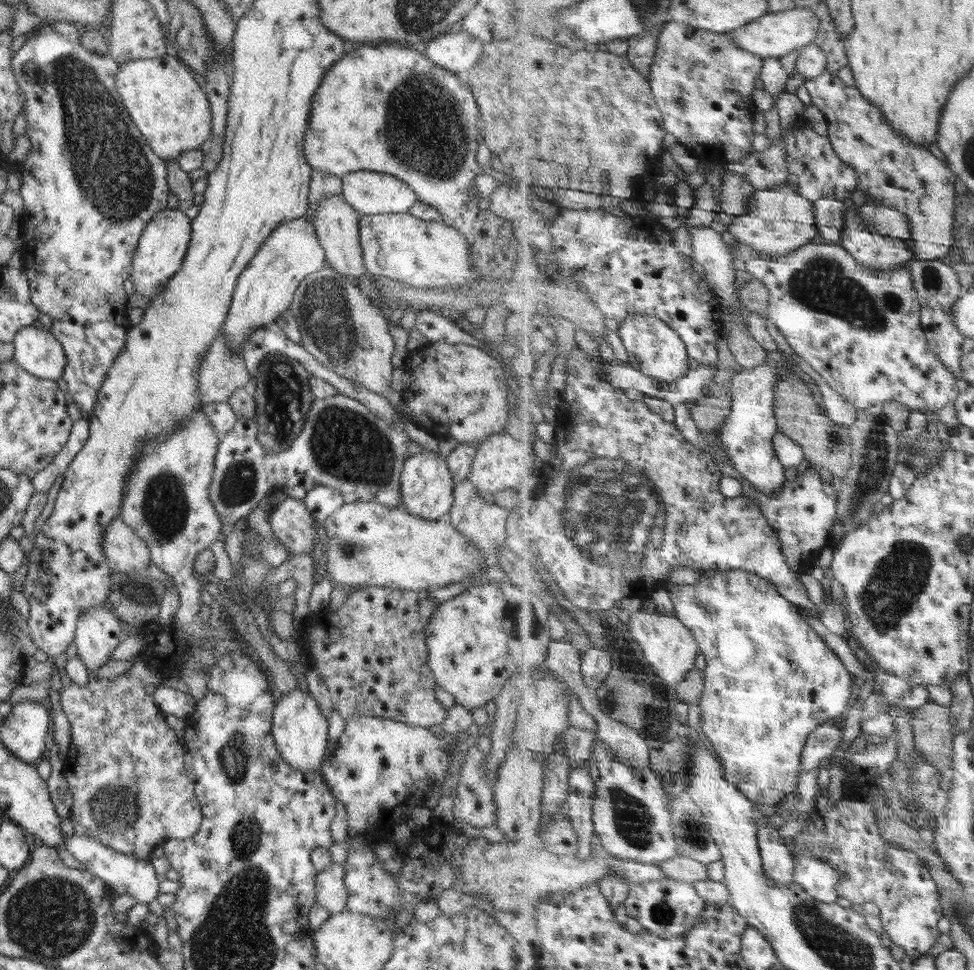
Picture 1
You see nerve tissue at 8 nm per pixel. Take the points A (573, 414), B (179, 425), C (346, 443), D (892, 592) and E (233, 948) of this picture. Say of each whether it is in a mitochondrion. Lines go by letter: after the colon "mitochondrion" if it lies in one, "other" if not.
A: other
B: other
C: mitochondrion
D: mitochondrion
E: mitochondrion

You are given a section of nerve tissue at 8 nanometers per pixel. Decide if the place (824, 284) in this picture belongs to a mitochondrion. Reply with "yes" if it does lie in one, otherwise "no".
yes

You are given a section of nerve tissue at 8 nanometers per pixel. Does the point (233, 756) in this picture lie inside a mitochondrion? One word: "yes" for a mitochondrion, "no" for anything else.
yes

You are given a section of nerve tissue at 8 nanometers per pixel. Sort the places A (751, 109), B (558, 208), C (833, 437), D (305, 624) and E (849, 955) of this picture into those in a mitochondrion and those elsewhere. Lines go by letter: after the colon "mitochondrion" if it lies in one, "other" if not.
A: other
B: other
C: mitochondrion
D: other
E: mitochondrion

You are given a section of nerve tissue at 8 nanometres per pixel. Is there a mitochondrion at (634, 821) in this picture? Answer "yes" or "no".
yes

